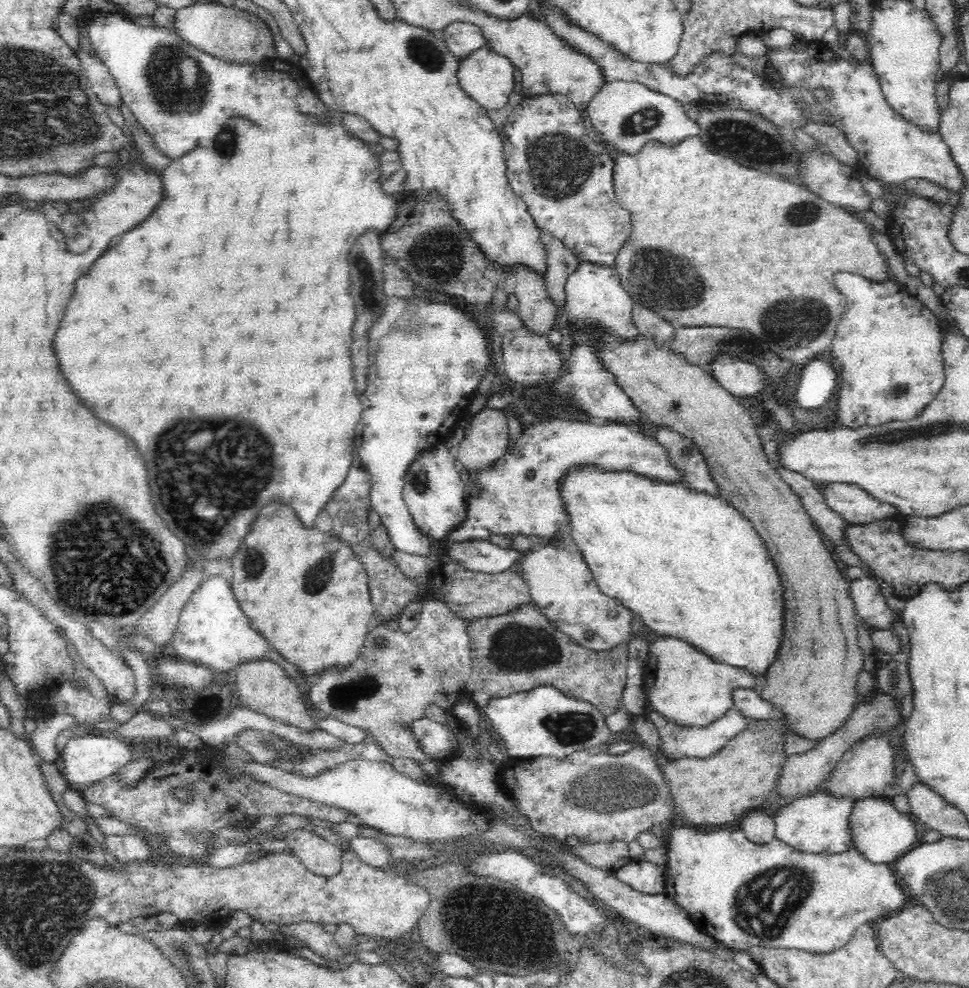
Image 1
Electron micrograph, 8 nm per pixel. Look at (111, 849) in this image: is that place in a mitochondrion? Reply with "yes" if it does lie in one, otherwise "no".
no

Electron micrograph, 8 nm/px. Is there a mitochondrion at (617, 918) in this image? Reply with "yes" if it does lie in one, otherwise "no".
no

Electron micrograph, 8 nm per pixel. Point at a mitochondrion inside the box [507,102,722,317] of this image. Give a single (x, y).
(670, 282)

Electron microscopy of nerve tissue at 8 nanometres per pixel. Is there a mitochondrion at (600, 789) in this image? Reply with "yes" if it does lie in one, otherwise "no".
yes

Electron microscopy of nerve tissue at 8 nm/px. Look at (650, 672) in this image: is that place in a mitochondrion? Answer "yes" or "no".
no

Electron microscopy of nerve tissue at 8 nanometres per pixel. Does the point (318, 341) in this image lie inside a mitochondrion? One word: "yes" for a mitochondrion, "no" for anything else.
no

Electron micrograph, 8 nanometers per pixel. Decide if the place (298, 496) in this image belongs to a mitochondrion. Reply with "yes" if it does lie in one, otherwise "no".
no

